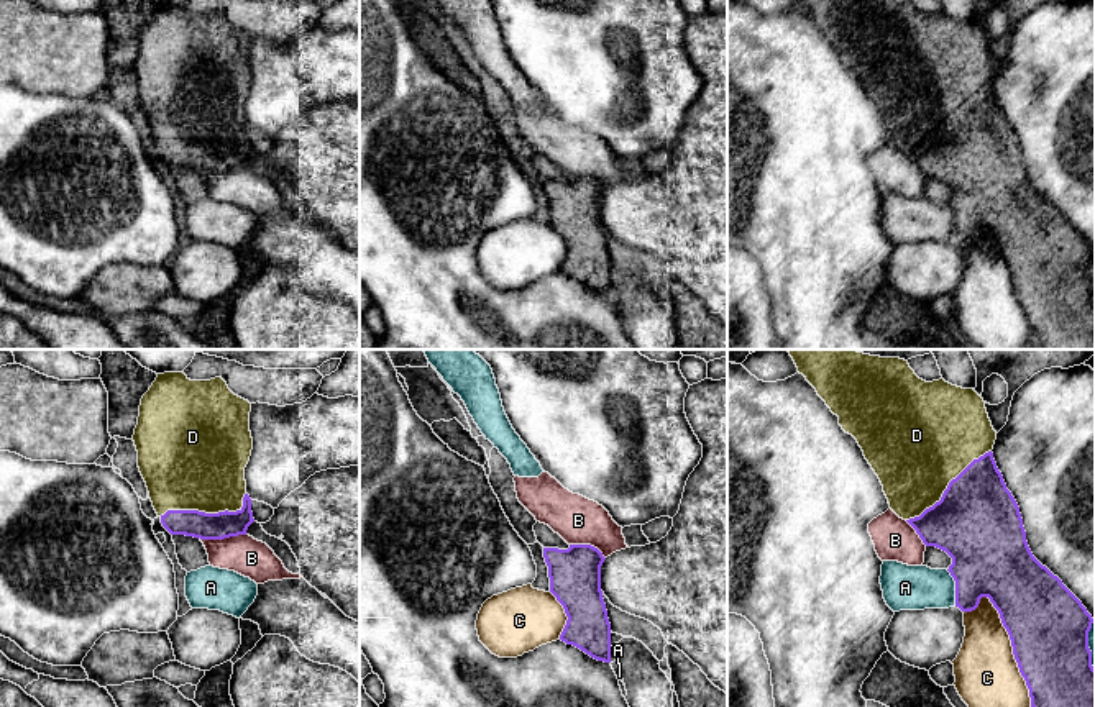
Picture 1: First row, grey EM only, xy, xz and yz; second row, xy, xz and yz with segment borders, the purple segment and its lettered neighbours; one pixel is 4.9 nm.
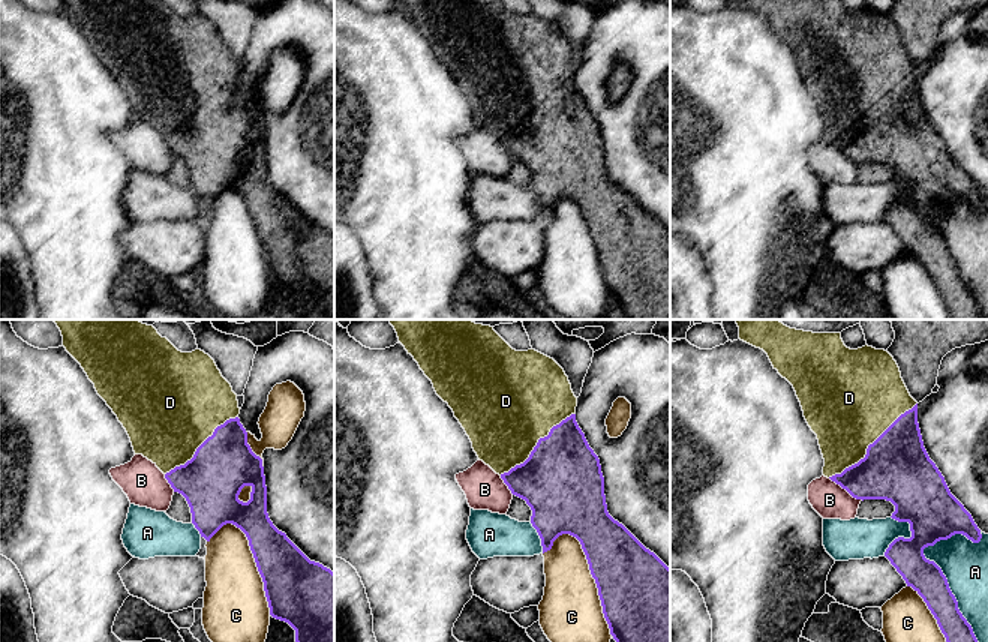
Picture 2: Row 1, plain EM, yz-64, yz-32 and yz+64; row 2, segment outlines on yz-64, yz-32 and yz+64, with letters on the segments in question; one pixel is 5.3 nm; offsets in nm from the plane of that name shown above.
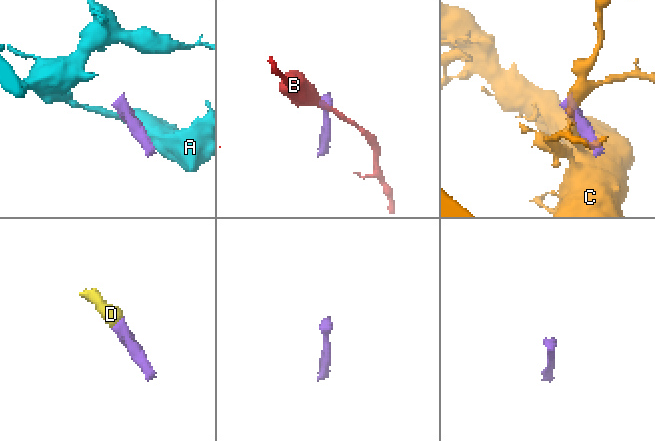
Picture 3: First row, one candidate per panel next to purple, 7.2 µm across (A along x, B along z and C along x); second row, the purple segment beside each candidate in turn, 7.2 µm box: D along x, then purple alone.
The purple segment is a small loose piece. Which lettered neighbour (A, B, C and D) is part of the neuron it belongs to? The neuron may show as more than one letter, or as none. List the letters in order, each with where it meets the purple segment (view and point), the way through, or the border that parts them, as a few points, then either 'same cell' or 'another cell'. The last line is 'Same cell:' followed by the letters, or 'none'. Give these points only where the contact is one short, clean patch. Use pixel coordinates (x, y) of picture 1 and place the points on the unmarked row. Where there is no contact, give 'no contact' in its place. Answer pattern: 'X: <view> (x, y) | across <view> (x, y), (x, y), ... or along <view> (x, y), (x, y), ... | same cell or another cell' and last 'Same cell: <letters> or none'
A: yz (956, 220) | another cell
B: xy (222, 171) | along xy (245, 166), (201, 173) | another cell
C: yz (1013, 286) | another cell
D: xy (207, 146) | same cell
Same cell: D

